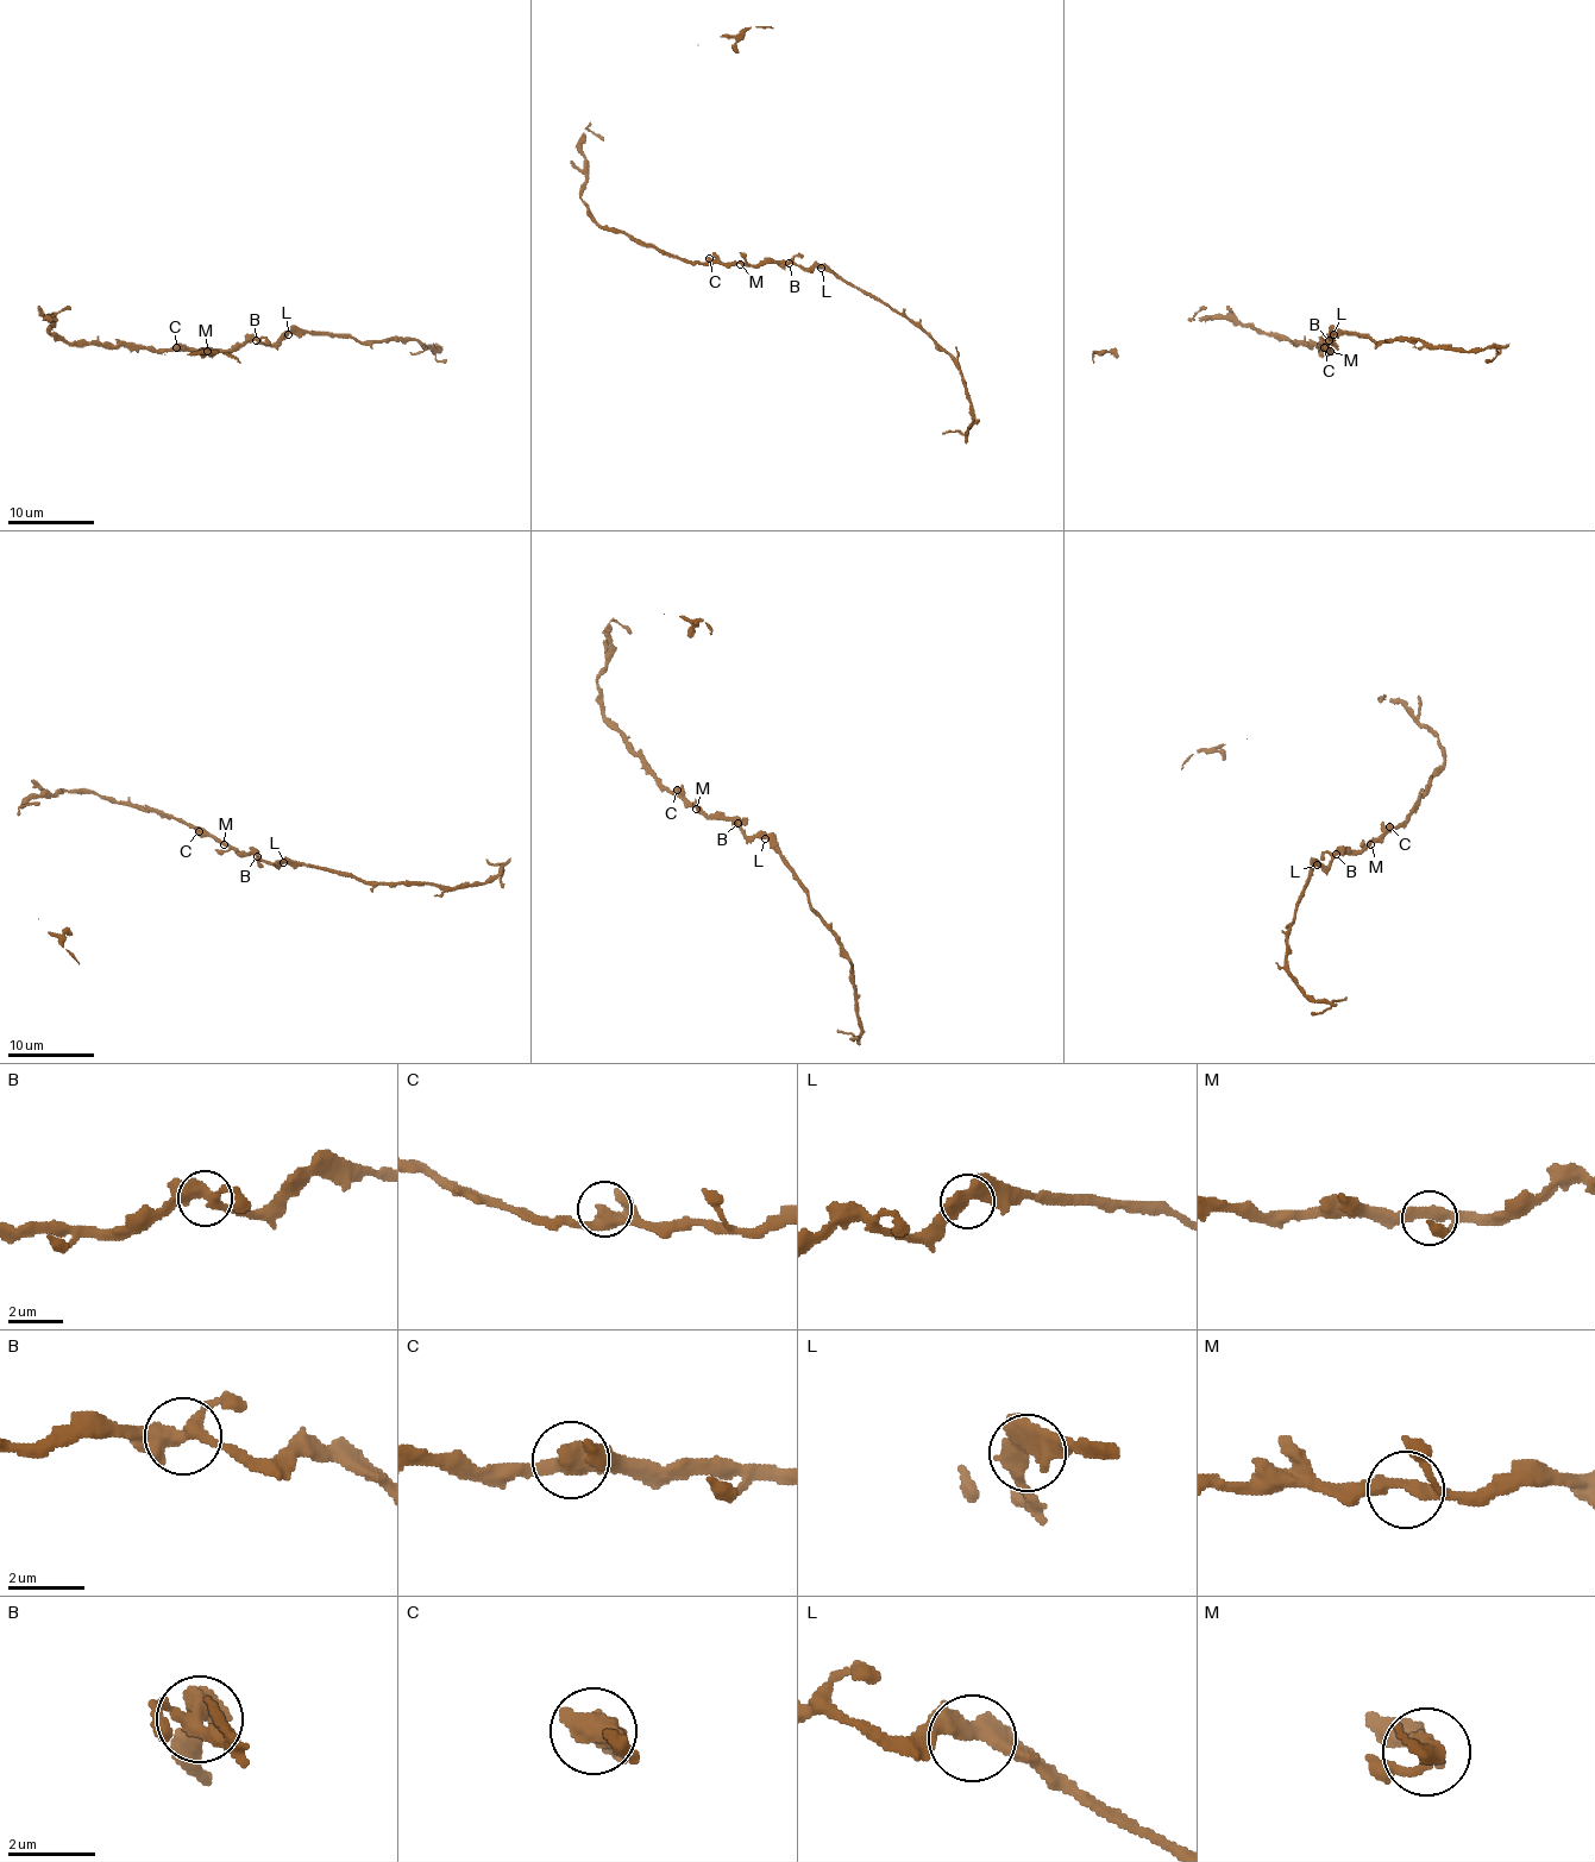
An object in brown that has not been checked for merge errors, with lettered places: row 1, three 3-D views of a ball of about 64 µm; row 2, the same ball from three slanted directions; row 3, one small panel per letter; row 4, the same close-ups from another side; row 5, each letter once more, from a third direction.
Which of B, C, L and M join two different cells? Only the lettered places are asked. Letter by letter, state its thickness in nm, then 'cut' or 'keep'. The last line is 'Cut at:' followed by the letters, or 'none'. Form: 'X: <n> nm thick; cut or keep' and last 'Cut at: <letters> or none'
B: 360 nm thick; keep
C: 400 nm thick; keep
L: 360 nm thick; keep
M: 280 nm thick; keep
Cut at: none

